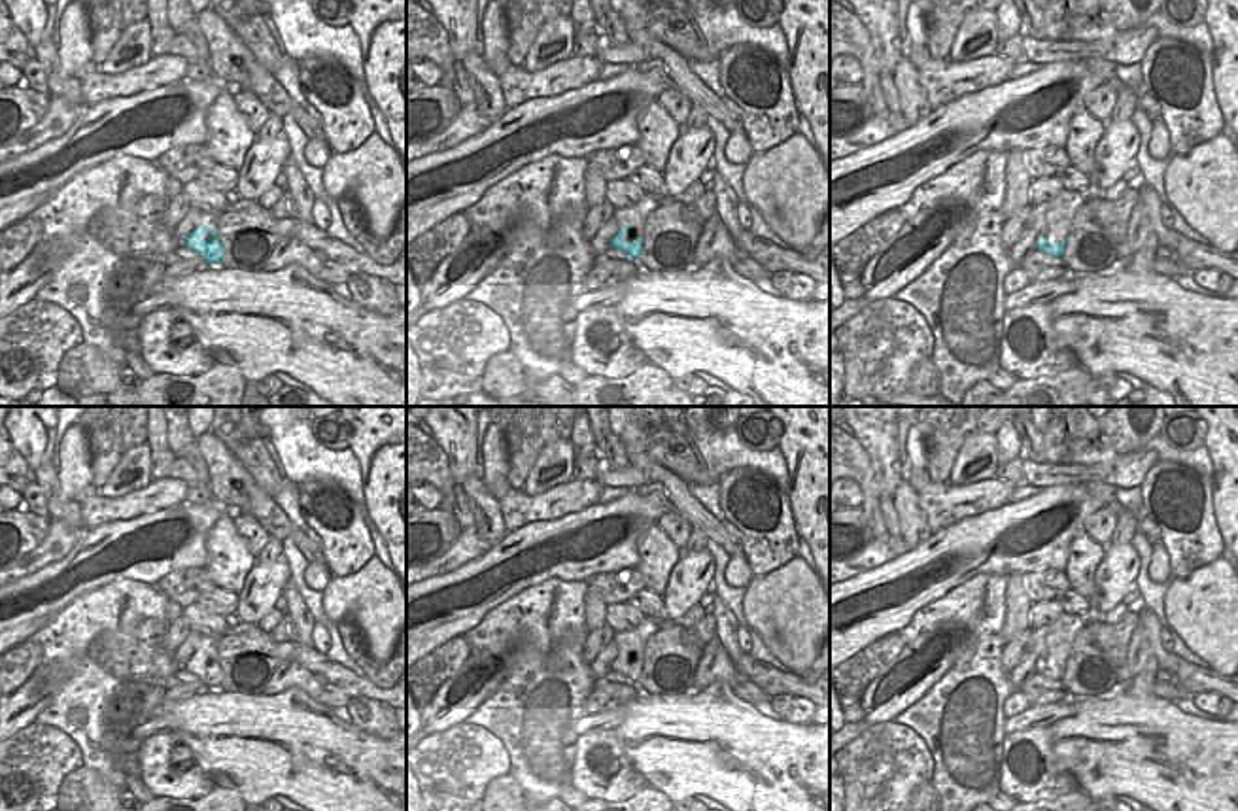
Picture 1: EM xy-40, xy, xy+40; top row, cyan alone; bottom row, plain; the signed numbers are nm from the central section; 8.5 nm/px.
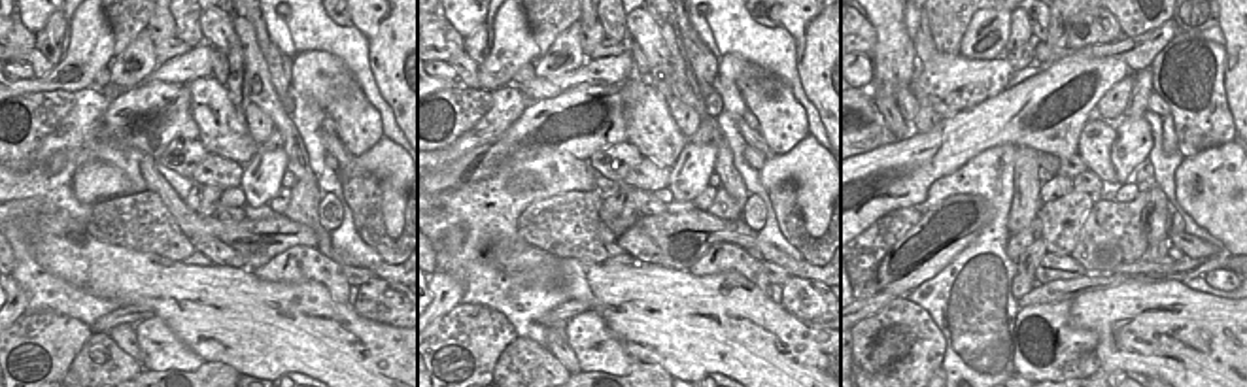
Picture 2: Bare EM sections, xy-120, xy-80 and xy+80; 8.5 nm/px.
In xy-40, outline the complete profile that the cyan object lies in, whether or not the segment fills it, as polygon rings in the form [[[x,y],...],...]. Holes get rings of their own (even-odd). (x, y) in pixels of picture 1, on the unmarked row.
[[[204,648],[195,650],[193,656],[183,664],[183,667],[197,675],[208,688],[219,688],[223,682],[223,671],[219,662],[212,652]]]

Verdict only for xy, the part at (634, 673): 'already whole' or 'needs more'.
already whole

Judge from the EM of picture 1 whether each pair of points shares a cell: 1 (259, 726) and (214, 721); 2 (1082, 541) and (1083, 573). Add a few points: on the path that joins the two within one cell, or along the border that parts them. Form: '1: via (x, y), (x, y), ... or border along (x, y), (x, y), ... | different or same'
1: via (248, 726), (225, 726) | same
2: via (1082, 549), (1082, 566) | same

